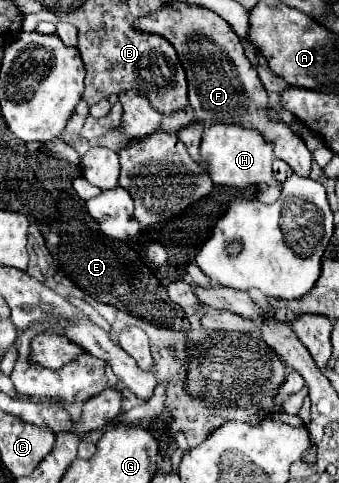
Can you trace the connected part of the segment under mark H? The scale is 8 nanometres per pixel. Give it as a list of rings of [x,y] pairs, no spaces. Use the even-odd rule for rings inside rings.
[[[225,124],[209,126],[203,132],[199,154],[201,160],[207,164],[207,174],[215,184],[235,186],[235,188],[247,188],[251,184],[267,184],[282,188],[282,183],[277,182],[271,172],[271,162],[275,160],[273,148],[263,140],[259,132],[237,126],[225,126]]]

